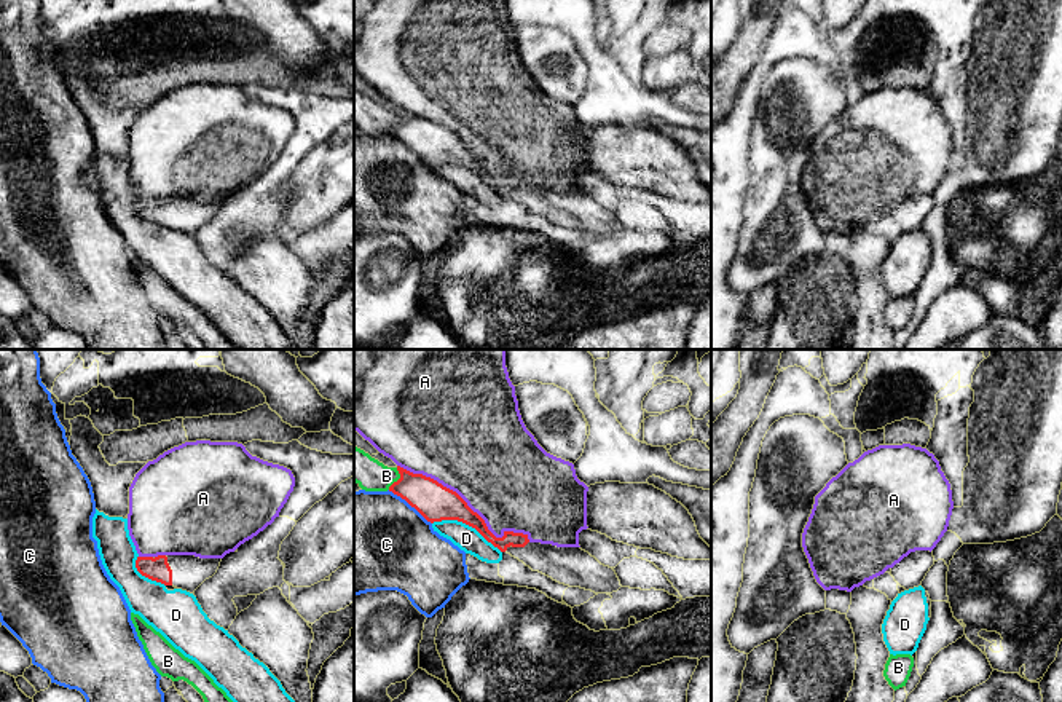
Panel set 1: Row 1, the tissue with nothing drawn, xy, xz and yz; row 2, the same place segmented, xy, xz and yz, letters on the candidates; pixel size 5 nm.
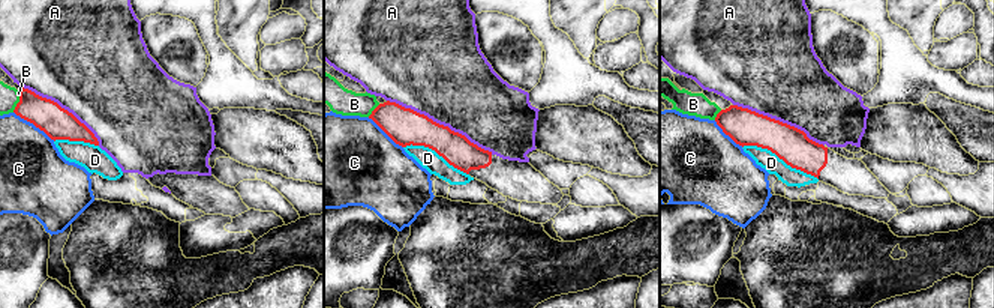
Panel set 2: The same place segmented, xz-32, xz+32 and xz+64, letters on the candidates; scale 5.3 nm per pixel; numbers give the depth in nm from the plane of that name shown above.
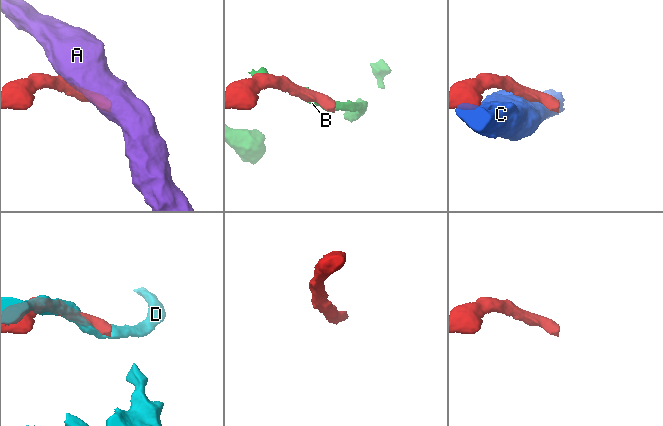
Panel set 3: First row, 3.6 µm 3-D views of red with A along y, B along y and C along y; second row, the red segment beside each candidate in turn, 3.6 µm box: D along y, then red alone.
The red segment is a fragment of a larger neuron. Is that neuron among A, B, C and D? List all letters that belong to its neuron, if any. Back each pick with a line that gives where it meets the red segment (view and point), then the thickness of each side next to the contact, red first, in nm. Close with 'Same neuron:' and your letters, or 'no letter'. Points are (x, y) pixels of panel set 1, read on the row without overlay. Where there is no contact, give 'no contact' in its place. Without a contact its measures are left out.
Same neuron: no letter

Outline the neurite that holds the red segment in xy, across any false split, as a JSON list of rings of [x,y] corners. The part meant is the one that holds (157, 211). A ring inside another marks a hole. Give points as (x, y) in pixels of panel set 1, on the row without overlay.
[[[158,198],[137,199],[137,214],[164,228],[195,236],[195,233],[209,220],[212,220],[222,201],[199,201],[195,198]]]

